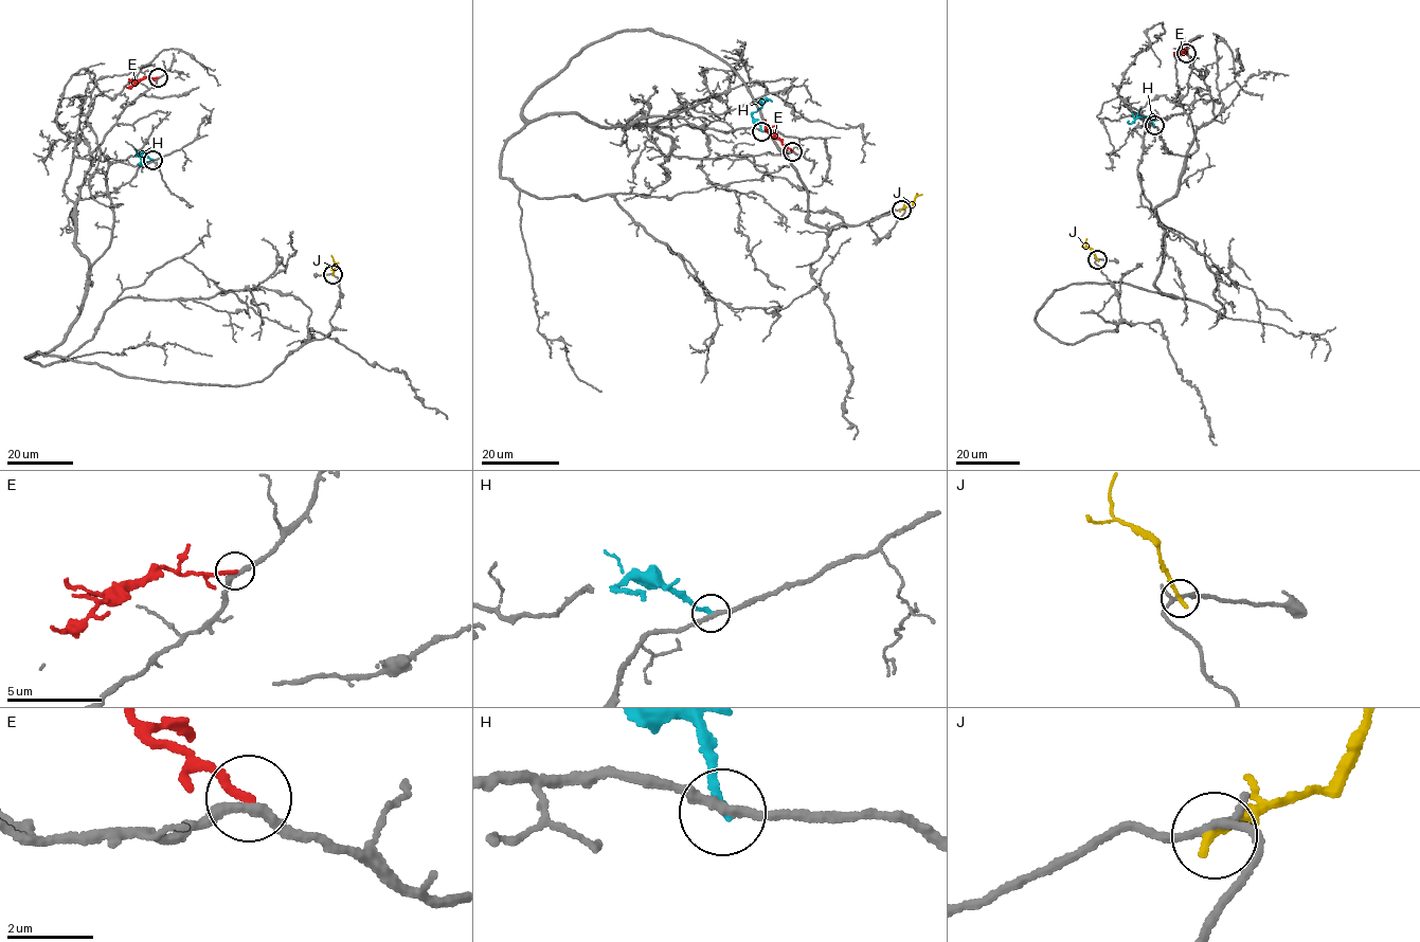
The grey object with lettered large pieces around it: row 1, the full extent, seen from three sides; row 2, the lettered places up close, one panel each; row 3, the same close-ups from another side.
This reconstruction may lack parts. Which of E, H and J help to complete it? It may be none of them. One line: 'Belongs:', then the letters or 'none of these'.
Belongs: none of these

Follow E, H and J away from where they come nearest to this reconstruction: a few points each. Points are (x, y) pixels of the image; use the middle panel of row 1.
E: (793, 151), (784, 146), (766, 120)
H: (761, 131), (752, 114), (761, 106), (761, 100), (771, 102)
J: (901, 210), (910, 205), (916, 193)

